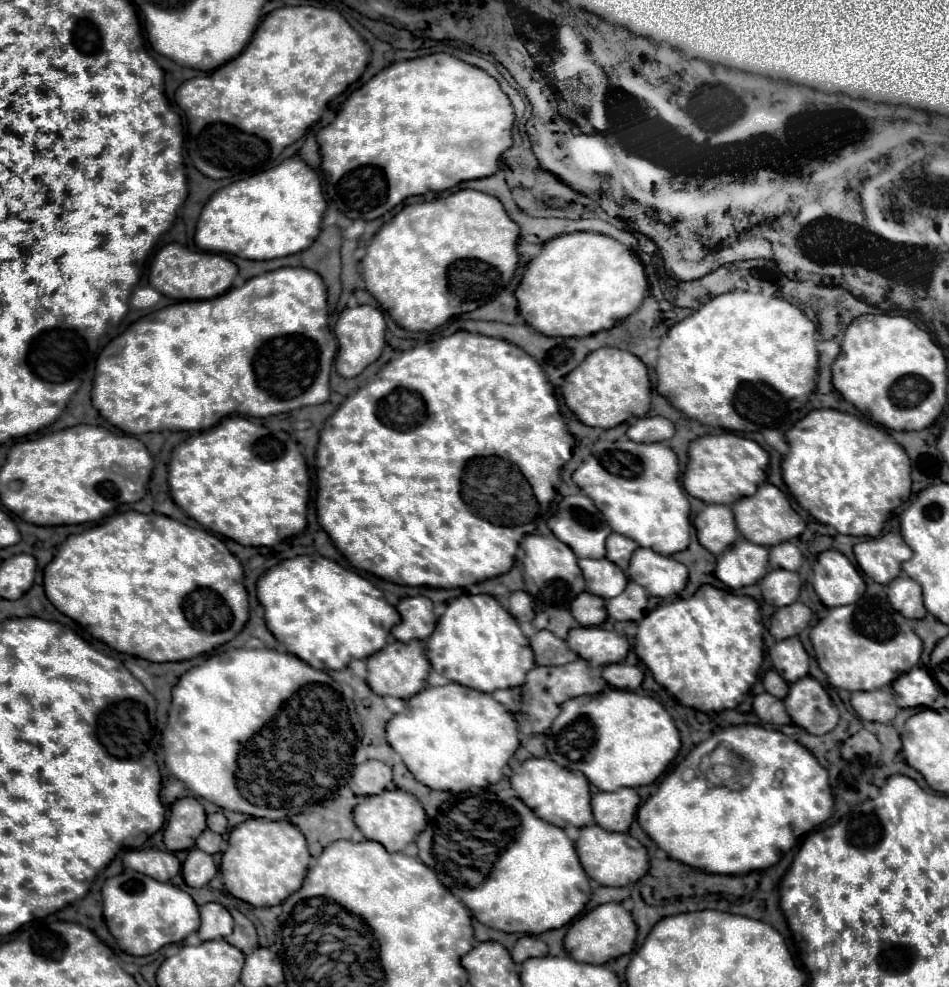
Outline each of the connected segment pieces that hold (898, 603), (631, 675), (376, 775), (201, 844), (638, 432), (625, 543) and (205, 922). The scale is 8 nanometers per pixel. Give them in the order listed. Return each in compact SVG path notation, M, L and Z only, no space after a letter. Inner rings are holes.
M901 574L889 584L887 596L891 606L895 606L895 610L899 610L905 618L925 618L927 610L923 606L921 586L907 574Z
M611 664L603 668L603 678L621 690L637 690L643 682L643 670L639 666L629 664Z
M367 760L353 768L349 788L357 796L369 796L369 794L381 794L383 790L391 788L391 782L393 782L393 776L387 764L379 760Z
M205 830L205 832L197 838L195 846L197 846L199 850L207 852L207 854L215 854L215 852L219 852L219 850L223 848L223 838L221 838L221 834L215 834L215 832L211 832L211 830Z
M641 416L633 420L627 430L627 436L633 442L663 442L669 440L675 432L675 426L663 416Z
M613 532L607 538L607 558L611 562L615 562L621 570L627 570L631 554L635 552L635 548L637 548L637 542L627 538L627 536L621 536L621 534Z
M203 904L199 906L201 912L201 926L199 938L201 940L217 940L225 938L233 930L233 918L221 904Z

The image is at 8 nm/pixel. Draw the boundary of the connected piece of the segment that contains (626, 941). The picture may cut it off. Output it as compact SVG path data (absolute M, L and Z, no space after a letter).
M617 902L601 904L589 914L581 916L571 924L571 928L565 934L565 950L571 954L577 962L587 964L607 964L613 958L619 958L623 954L629 954L633 950L637 936L637 926L631 918L631 914Z

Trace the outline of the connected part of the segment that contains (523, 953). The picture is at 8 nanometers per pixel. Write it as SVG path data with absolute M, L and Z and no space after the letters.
M523 936L517 940L515 948L511 950L511 958L513 962L521 964L523 960L527 958L533 958L533 956L547 956L549 954L549 948L543 940L535 938L535 936Z

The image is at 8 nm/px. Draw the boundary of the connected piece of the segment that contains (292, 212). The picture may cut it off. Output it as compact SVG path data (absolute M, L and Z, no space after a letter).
M287 158L279 166L265 172L253 174L249 178L237 180L221 190L217 190L211 200L201 210L197 220L195 244L205 252L227 252L247 260L273 260L291 256L307 250L321 232L321 220L325 214L327 202L323 198L323 186L319 174L301 158Z

